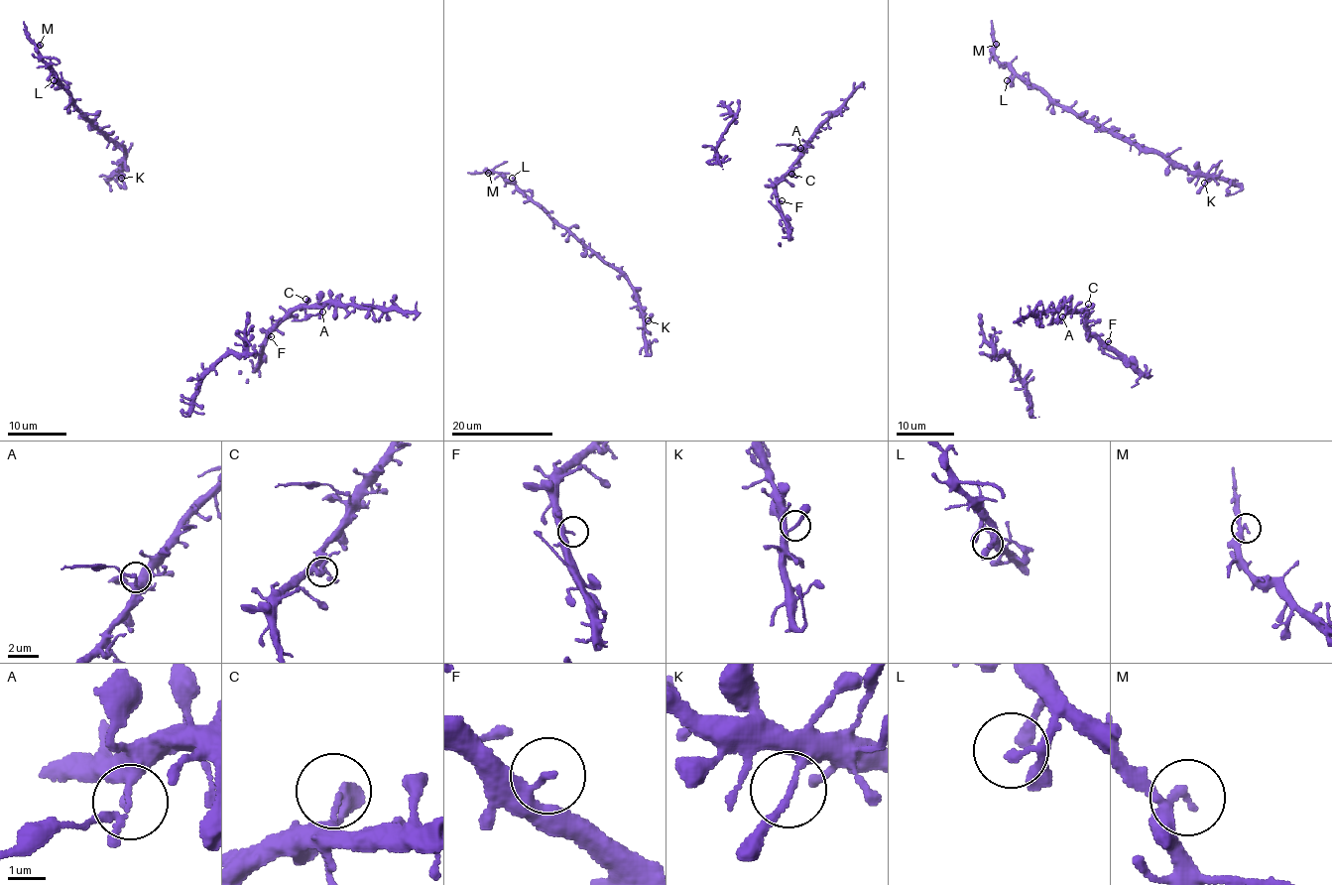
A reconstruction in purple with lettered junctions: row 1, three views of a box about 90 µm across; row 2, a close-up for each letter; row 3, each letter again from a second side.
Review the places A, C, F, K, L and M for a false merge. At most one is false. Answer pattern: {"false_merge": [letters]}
{"false_merge": ["A"]}

